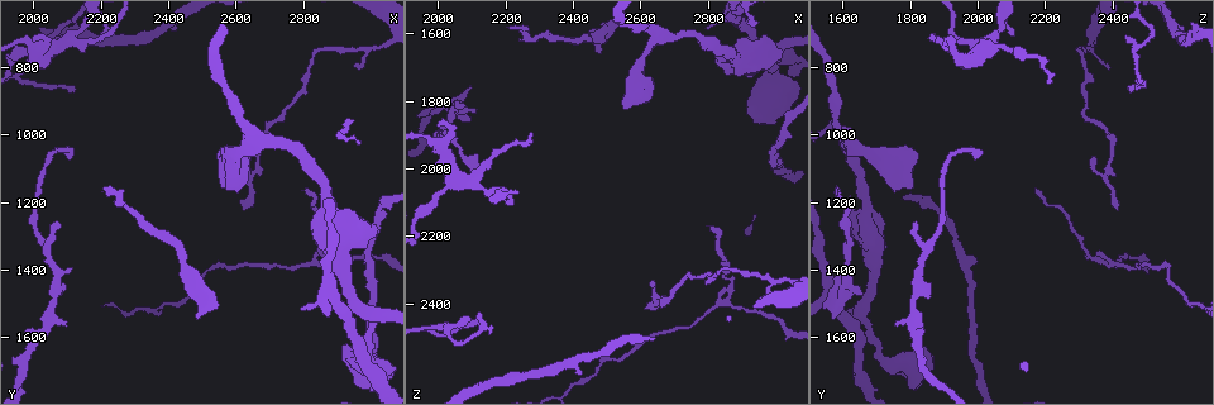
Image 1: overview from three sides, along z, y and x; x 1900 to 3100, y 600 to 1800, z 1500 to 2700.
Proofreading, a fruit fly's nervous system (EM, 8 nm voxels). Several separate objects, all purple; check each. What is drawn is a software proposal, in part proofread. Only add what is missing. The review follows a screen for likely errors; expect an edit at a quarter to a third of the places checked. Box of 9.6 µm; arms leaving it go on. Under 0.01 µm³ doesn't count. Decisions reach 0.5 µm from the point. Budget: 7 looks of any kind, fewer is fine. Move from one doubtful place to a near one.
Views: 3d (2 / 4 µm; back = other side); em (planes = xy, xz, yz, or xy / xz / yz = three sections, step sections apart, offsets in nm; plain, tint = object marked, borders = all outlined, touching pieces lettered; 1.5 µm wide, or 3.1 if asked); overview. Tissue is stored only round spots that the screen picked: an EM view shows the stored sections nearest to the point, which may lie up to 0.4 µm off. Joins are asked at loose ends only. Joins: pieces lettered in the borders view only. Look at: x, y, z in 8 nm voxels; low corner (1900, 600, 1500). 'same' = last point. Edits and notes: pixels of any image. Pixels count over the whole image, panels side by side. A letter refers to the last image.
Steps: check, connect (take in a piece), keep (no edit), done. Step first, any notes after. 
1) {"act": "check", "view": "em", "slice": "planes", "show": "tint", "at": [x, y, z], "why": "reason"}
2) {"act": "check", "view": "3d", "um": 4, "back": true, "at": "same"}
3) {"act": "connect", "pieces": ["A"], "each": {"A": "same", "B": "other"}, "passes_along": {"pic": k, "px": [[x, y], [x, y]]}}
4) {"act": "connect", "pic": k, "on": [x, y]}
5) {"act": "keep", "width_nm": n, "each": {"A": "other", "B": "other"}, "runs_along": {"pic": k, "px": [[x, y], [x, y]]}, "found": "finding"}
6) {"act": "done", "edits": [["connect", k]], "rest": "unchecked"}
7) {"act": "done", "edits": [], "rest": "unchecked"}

{"act": "check", "view": "em", "slice": "planes", "show": "borders", "at": [2490, 1470, 1660], "why": "branch stops here"}

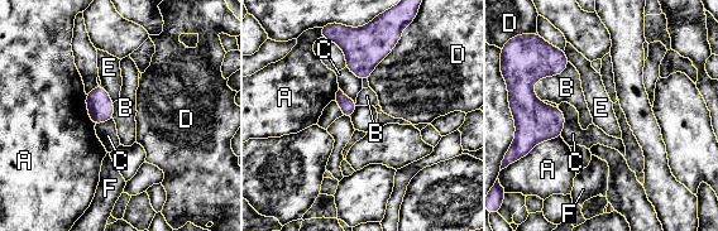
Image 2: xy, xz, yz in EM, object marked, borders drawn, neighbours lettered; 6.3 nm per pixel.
{"act": "keep", "each": {"A": "other", "B": "other", "C": "other", "D": "other", "E": "other", "F": "other"}, "border": {"pic": 2, "px": [[100, 85], [113, 102]]}, "found": "none of them fits"}

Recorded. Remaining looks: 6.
{"act": "check", "view": "3d", "um": 2, "at": [1990, 720, 1870], "why": "thin end"}

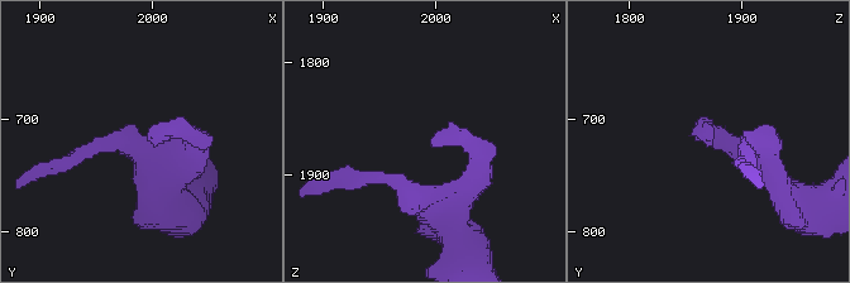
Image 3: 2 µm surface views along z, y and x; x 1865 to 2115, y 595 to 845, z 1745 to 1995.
{"act": "check", "view": "em", "slice": "planes", "show": "borders", "at": [1992, 718, 1872]}

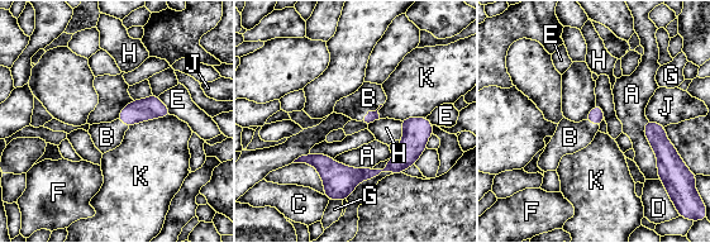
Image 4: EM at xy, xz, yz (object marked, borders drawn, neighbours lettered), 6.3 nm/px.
{"act": "connect", "pic": 4, "on": [368, 98], "each": {"A": "other", "B": "same", "C": "other", "D": "other", "E": "other", "F": "other", "G": "other", "H": "other", "J": "other", "K": "other"}, "passes_along": {"pic": 4, "px": [[371, 117], [370, 112], [368, 98]]}, "found": "it goes on there"}

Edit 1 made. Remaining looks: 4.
{"act": "check", "view": "em", "slice": "xz", "step": 4, "show": "tint", "at": [2950, 800, 2390], "why": "an open end"}

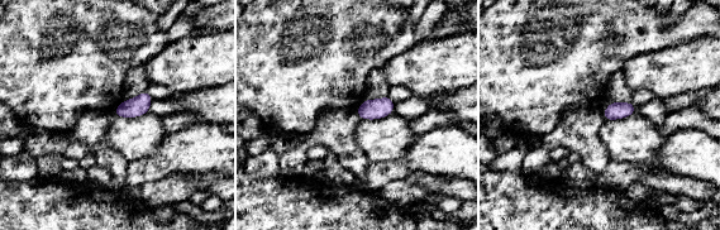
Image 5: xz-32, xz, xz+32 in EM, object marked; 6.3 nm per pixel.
{"act": "check", "view": "em", "slice": "planes", "show": "borders", "at": "same"}

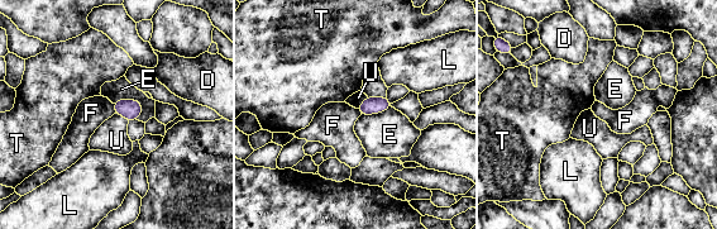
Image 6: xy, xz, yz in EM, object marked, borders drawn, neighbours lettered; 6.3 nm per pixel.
{"act": "keep", "each": {"D": "other", "E": "other", "F": "other", "L": "other", "T": "other", "U": "other"}, "border": {"pic": 6, "px": [[113, 104], [115, 113]]}, "found": "none of them fits"}

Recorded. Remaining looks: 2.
{"act": "done", "edits": [["connect", 4]], "rest": "unchecked"}

